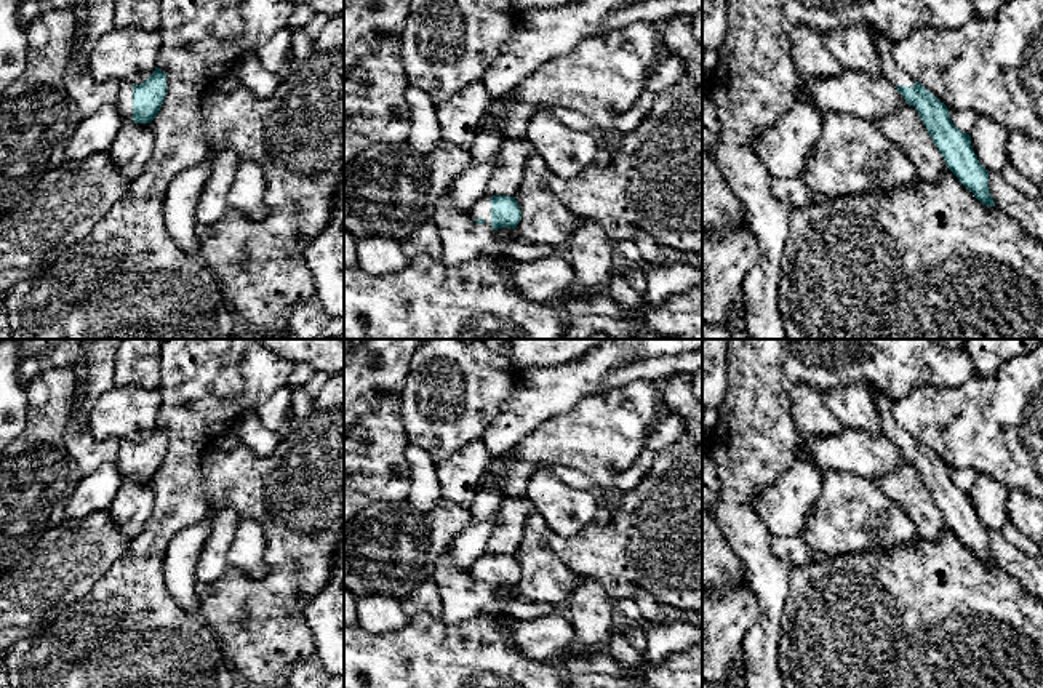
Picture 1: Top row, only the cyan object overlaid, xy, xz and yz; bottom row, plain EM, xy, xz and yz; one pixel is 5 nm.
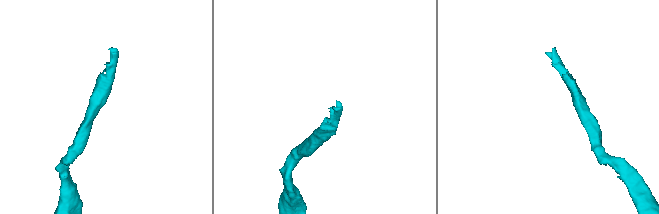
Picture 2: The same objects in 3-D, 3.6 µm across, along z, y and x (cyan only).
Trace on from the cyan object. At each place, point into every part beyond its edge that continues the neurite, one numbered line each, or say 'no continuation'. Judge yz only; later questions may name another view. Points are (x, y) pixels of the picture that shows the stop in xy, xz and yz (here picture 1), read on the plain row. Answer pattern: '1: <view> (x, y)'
1: yz (891, 429)

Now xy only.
1: xy (125, 448)

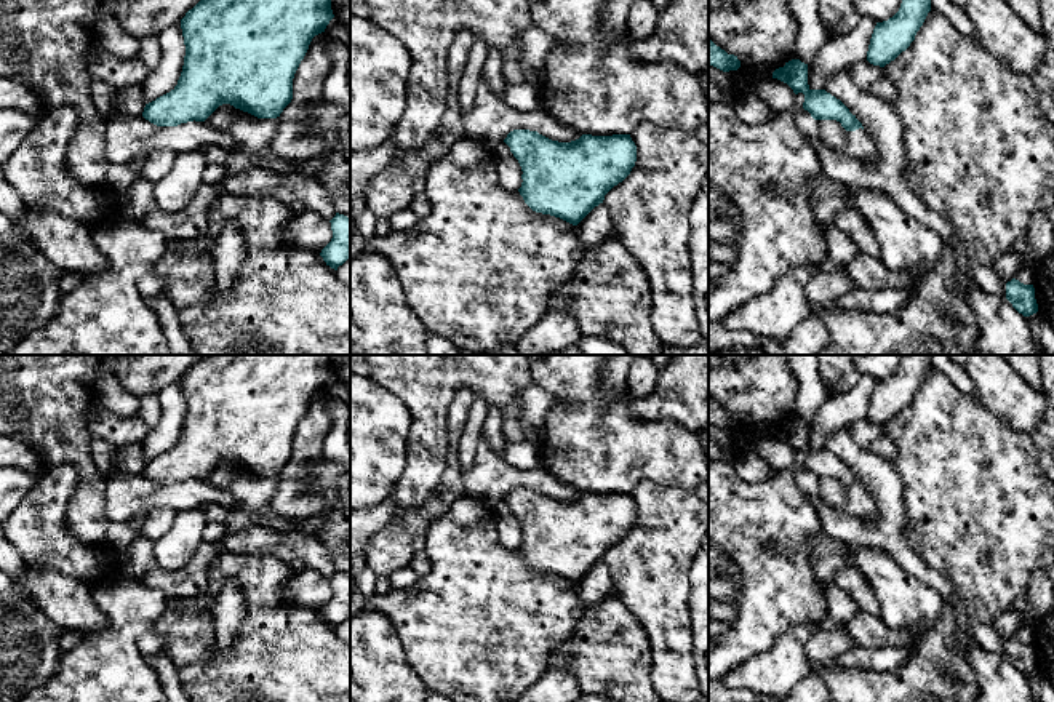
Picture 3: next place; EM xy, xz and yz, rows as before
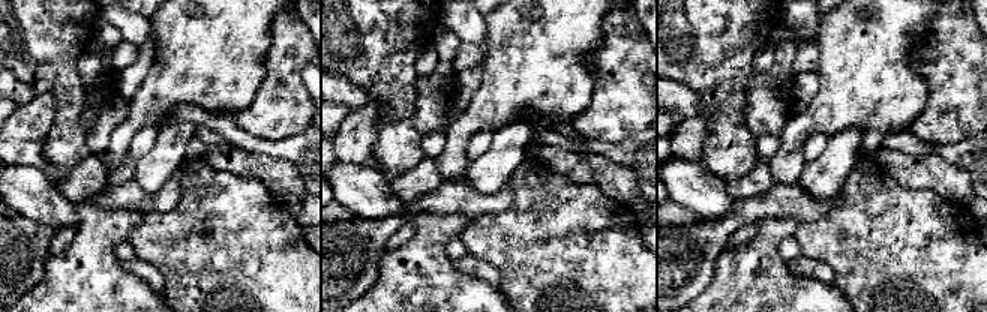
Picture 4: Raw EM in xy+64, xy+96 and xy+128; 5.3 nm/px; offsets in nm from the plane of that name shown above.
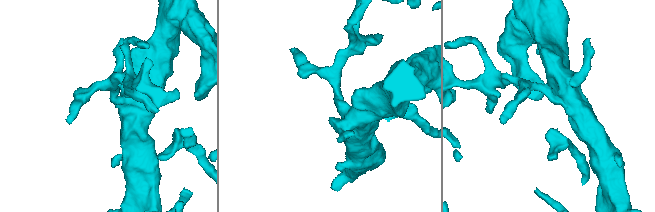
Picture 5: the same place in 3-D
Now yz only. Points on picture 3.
1: yz (859, 504)

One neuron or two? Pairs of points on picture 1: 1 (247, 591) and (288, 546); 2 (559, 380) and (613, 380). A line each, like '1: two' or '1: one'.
1: one
2: two

